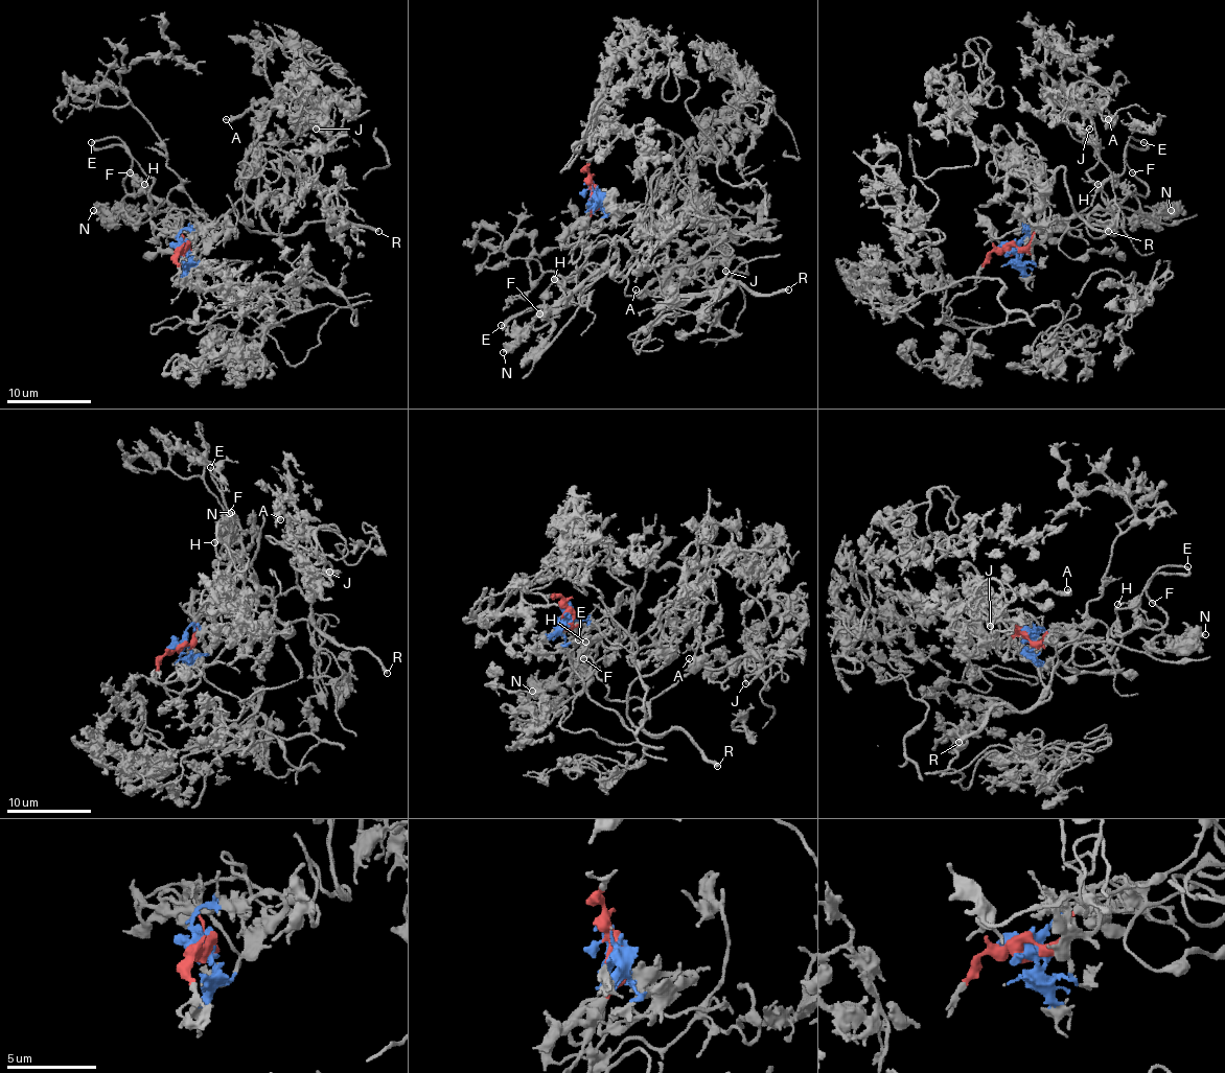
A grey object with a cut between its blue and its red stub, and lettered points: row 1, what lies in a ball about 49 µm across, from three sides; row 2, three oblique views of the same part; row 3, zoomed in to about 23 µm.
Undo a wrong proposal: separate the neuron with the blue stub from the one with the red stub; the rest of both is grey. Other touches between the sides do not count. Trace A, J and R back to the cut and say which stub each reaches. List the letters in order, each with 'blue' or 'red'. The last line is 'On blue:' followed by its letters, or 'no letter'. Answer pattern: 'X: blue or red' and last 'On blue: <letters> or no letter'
A: blue
J: blue
R: blue
On blue: A, J, R

